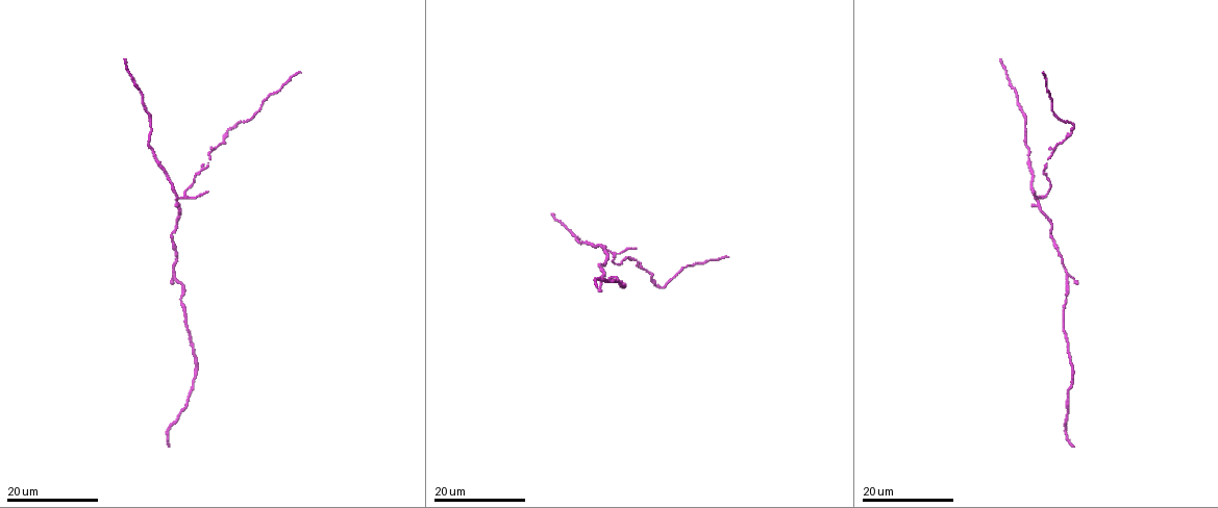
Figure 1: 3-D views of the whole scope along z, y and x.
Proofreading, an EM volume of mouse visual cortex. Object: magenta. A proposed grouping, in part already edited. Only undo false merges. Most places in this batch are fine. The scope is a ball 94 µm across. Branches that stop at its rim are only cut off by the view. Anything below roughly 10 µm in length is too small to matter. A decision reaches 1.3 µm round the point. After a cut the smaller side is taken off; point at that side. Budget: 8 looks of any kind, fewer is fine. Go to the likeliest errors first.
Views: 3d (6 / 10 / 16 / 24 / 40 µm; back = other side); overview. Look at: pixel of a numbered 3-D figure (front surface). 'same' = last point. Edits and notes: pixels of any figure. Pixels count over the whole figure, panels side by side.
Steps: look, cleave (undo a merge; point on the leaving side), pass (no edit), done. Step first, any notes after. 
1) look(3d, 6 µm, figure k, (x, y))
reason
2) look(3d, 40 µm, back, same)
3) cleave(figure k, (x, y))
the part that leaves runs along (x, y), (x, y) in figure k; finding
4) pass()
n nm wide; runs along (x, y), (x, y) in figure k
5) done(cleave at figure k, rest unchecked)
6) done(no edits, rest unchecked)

look(3d, 16 µm, figure 1, (181, 197))
branch point

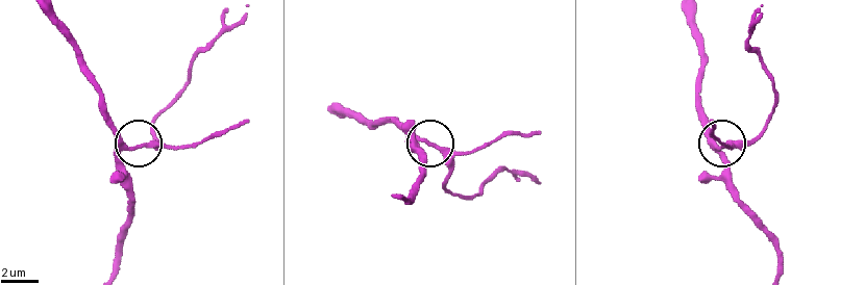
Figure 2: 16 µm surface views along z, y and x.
look(3d, 10 µm, figure 2, (131, 147))
closer look

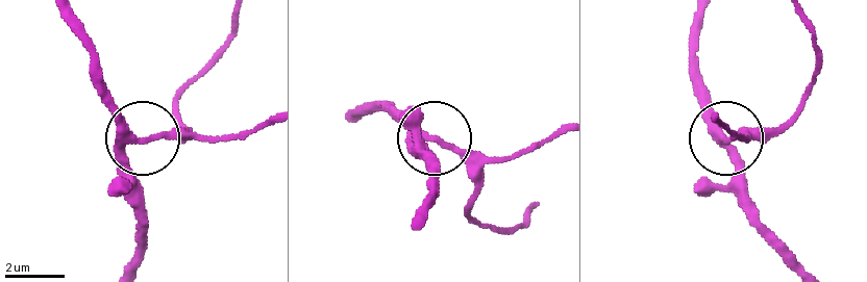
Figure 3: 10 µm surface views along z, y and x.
pass()
3 arms; runs along (798, 260), (759, 215), (738, 156), (698, 84) in figure 3; all the same cell

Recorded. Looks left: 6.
look(3d, 24 µm, figure 1, (662, 286))
sudden change in width

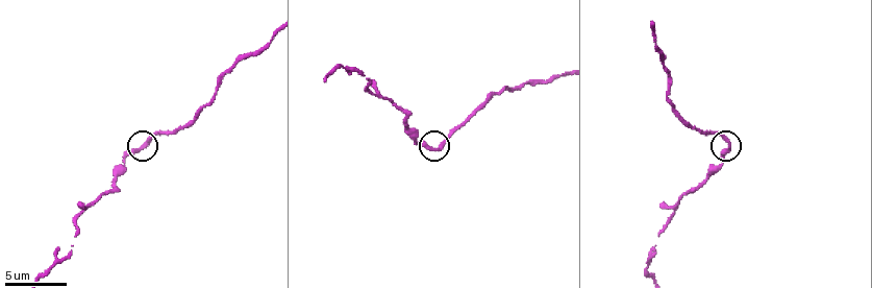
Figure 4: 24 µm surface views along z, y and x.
look(3d, 10 µm, figure 4, (147, 142))

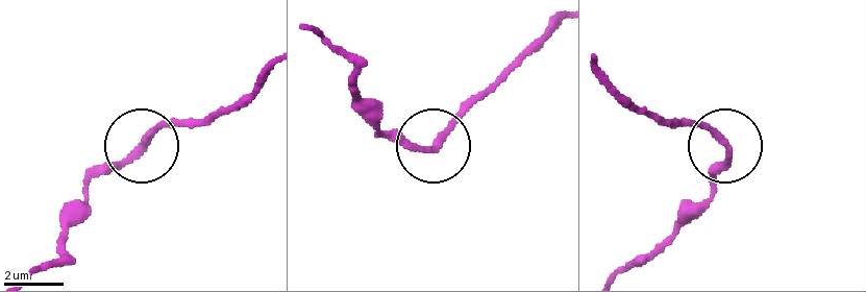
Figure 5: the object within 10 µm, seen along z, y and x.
pass()
210 nm wide; runs along (320, 38), (355, 67), (382, 135), (432, 147), (481, 99) in figure 5; continuous, no second cell

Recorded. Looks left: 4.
look(3d, 10 µm, figure 4, (349, 69))
two arms in line, one across

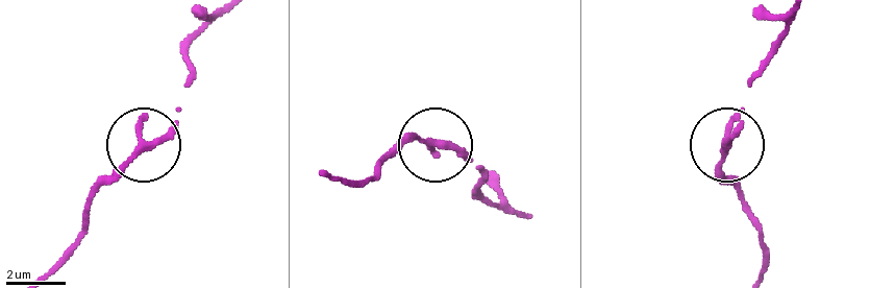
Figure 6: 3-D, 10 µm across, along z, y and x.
pass()
3 arms; runs along (760, 271), (757, 219), (718, 160), (752, 79) in figure 6; all the same cell

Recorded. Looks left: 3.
look(3d, 24 µm, figure 1, (1051, 225))

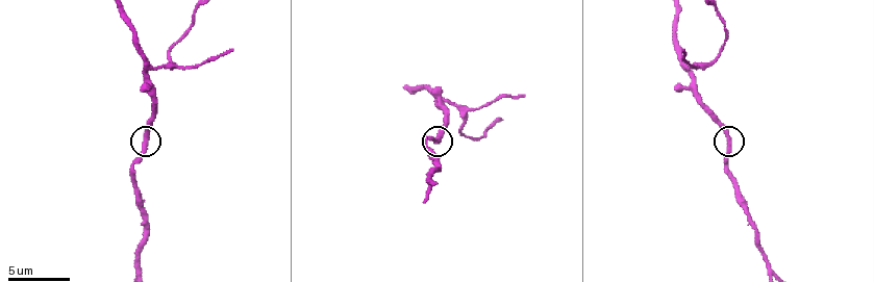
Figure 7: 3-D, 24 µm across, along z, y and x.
look(3d, 6 µm, figure 7, (147, 141))

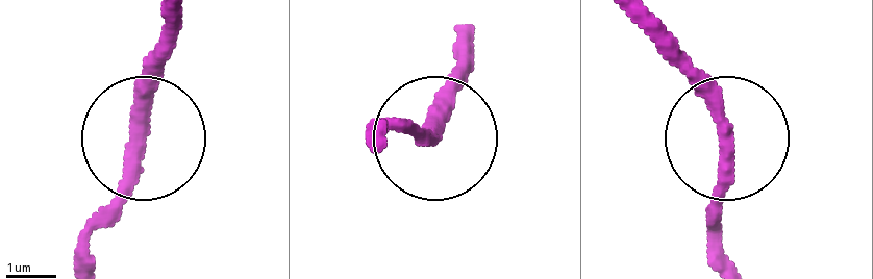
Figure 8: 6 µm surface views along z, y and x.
pass()
runs along (724, 148), (720, 98), (666, 40) in figure 8; continuous, no second cell

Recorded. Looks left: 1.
done(no edits, rest unchecked)

